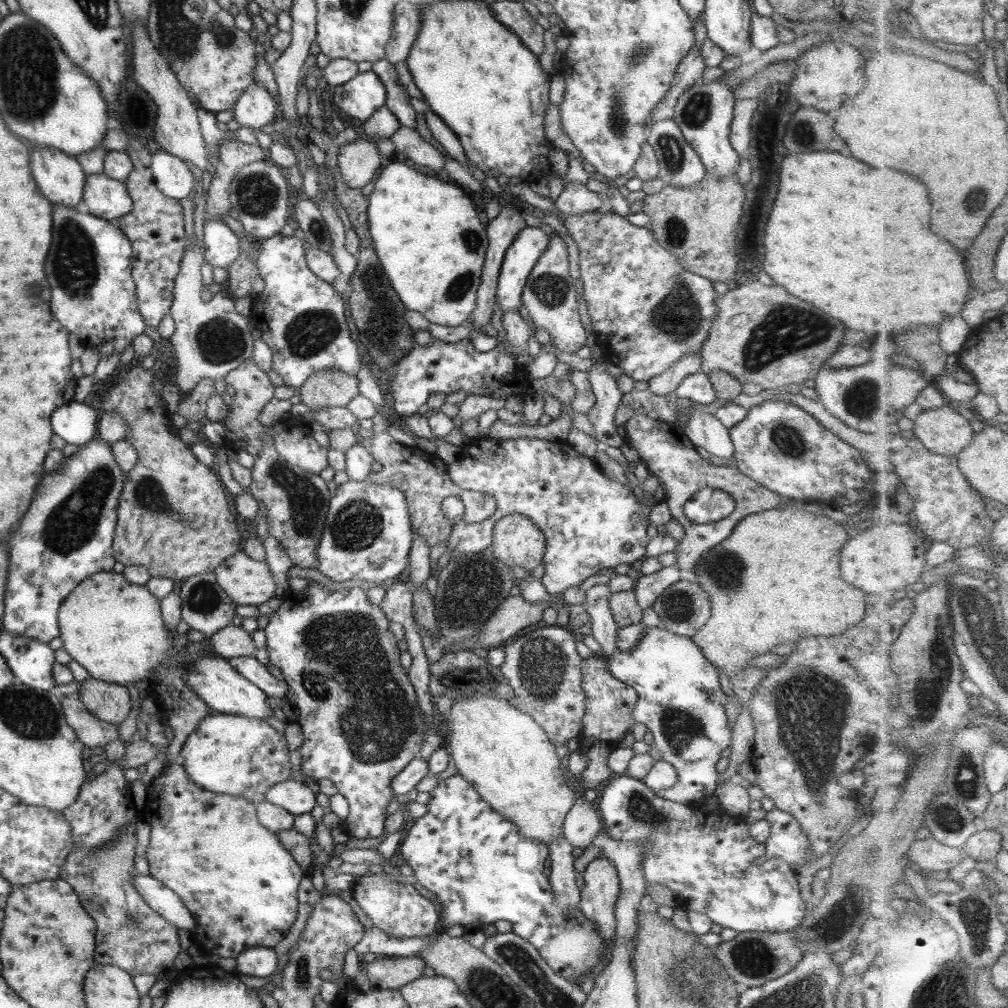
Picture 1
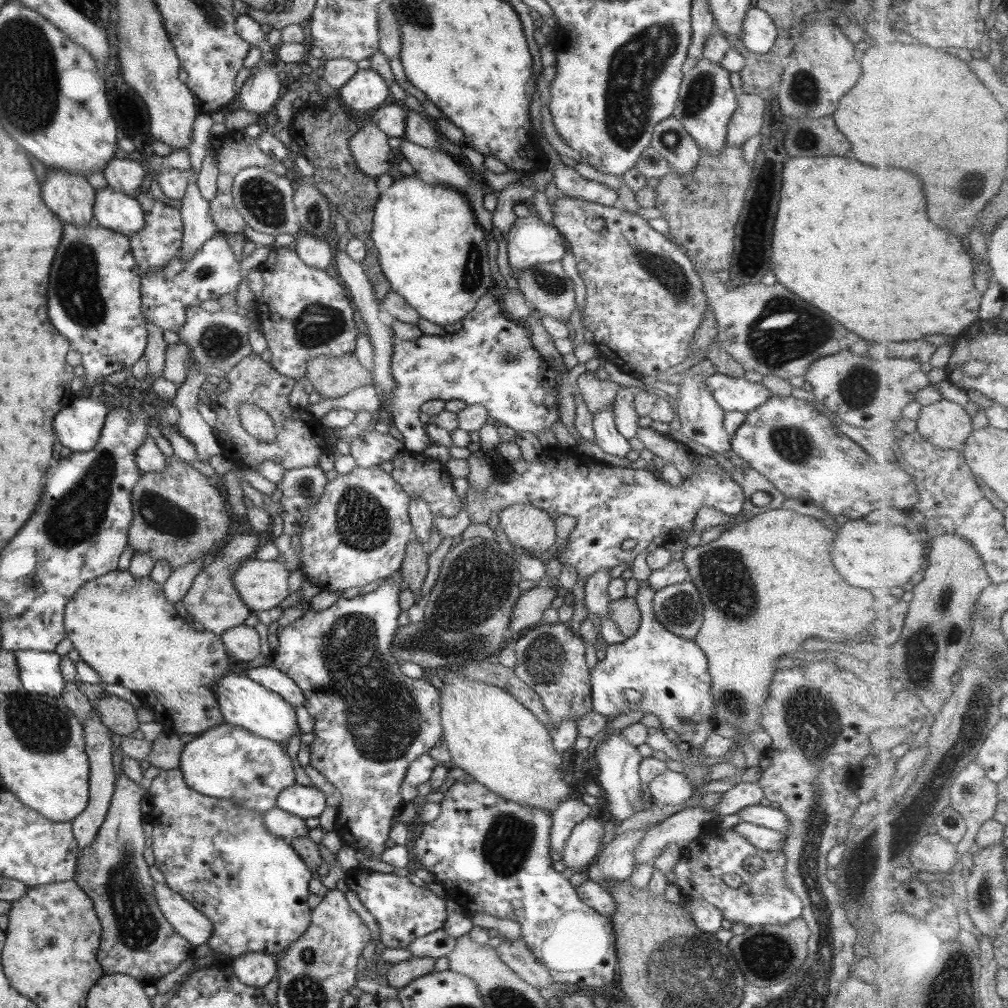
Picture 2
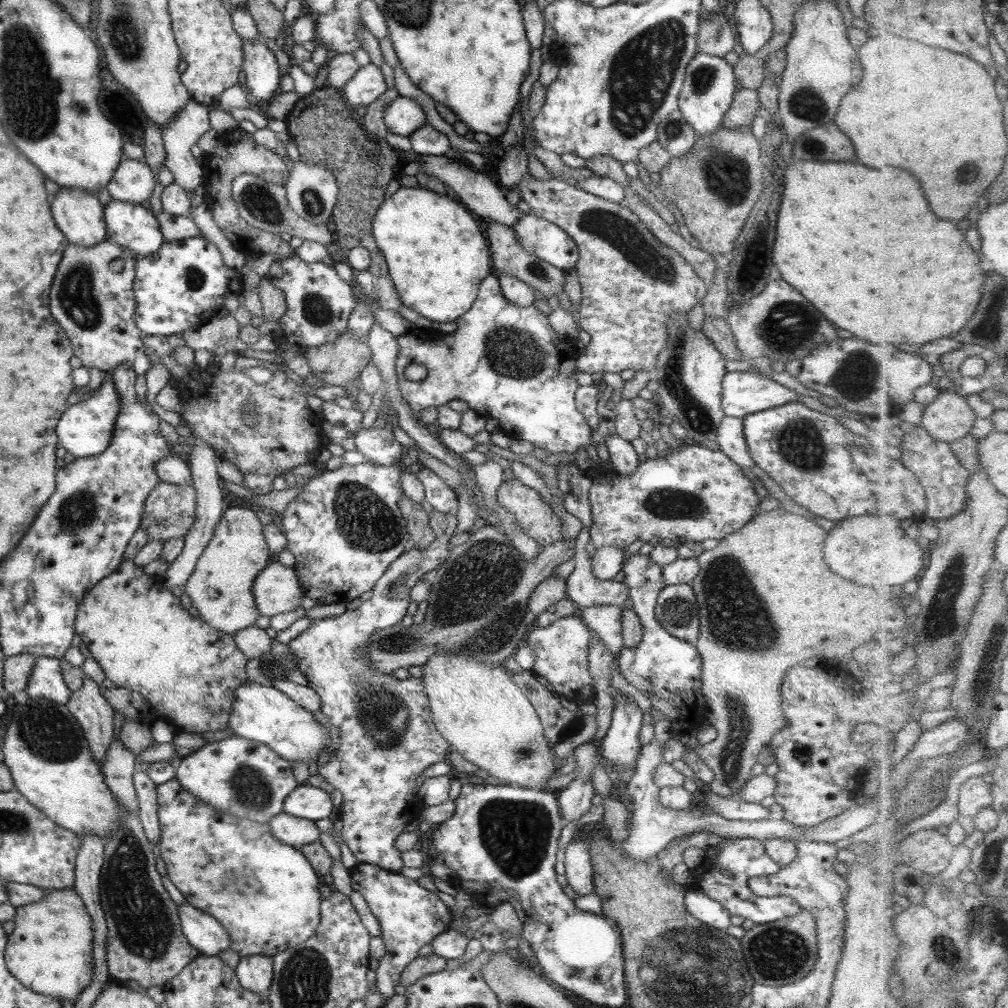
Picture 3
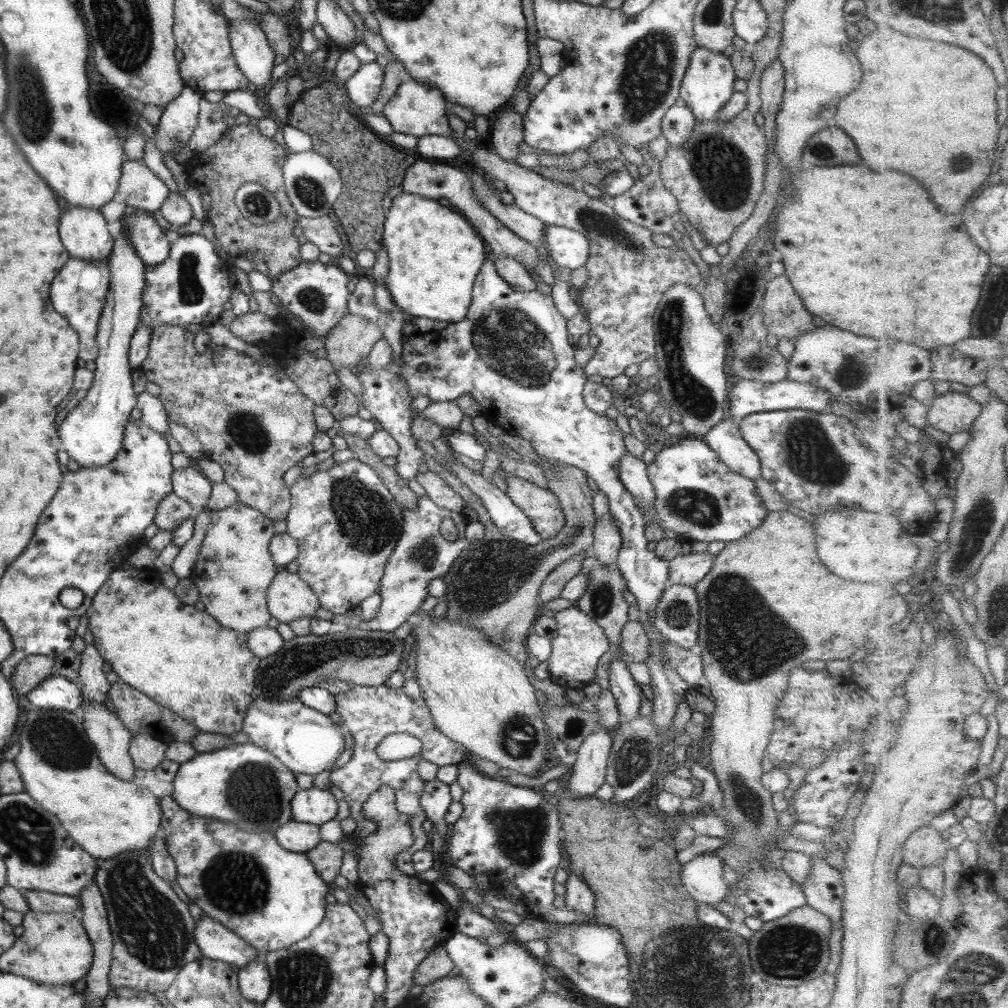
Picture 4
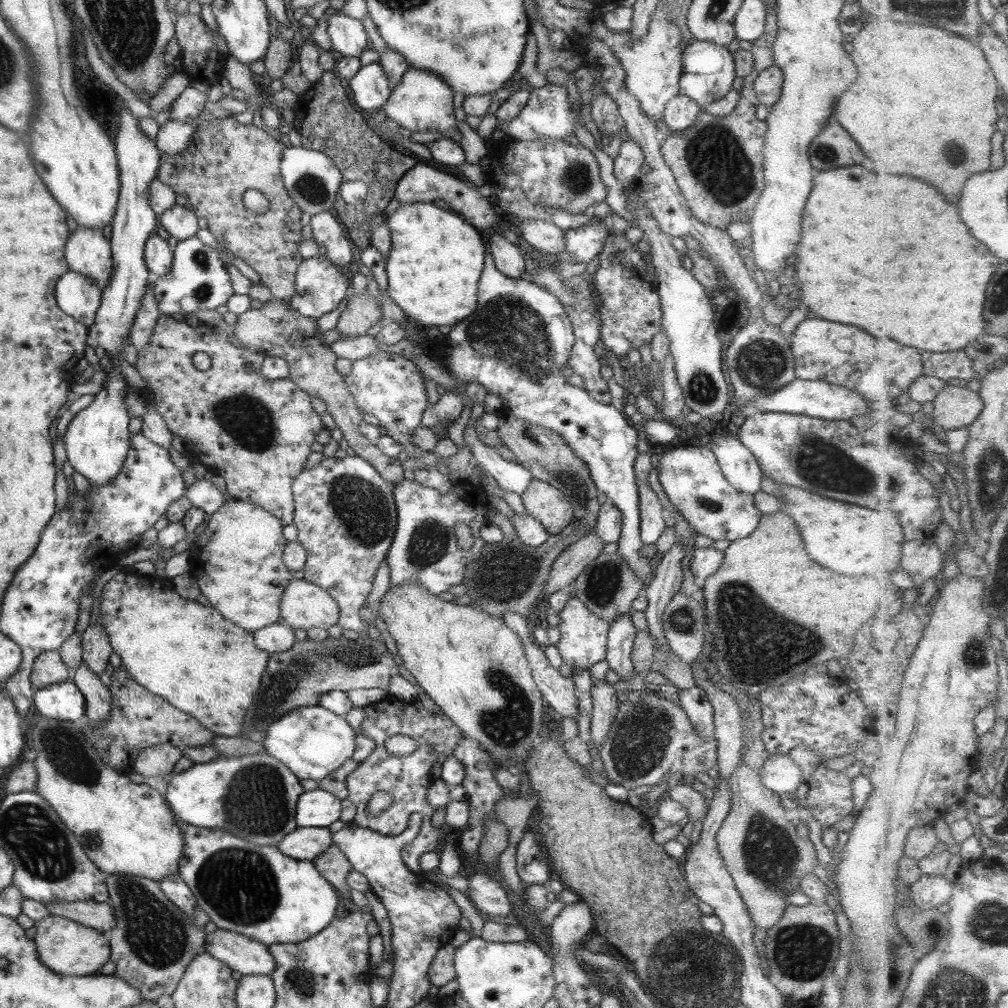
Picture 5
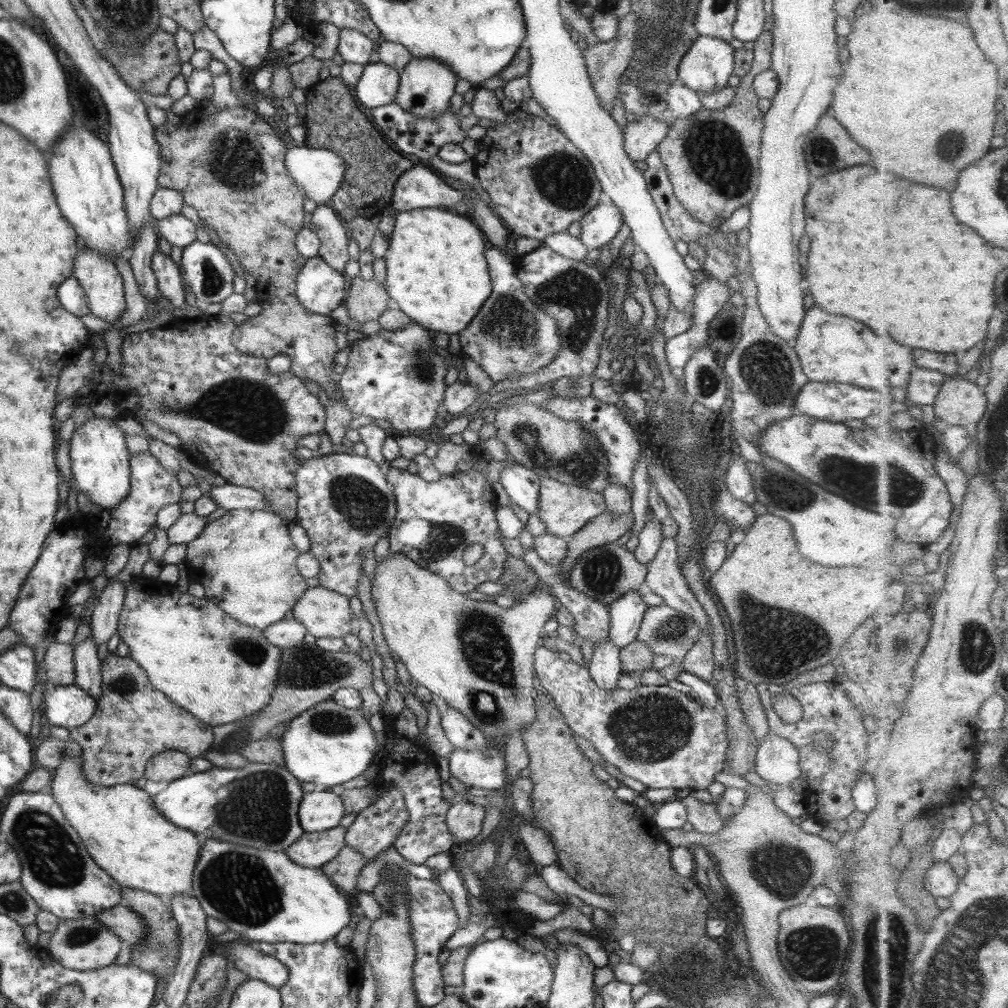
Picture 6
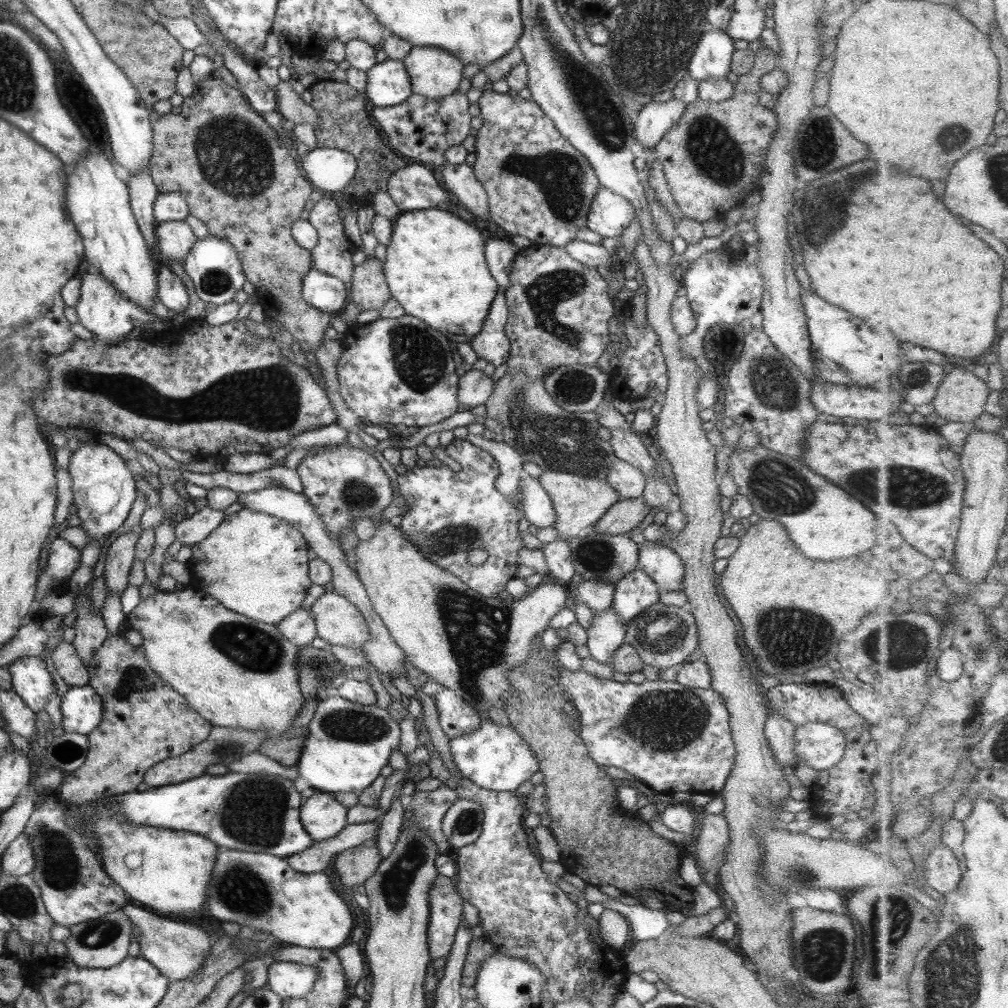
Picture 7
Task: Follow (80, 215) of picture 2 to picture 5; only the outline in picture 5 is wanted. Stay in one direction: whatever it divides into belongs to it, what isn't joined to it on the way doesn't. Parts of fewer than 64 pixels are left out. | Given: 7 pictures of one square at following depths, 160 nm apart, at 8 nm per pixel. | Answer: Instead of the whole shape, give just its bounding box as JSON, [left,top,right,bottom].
[65,227,112,290]

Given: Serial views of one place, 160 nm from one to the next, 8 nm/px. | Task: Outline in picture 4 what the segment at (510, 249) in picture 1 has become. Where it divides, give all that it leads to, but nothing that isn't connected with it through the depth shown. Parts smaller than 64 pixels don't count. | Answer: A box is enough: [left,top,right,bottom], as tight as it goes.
[542,225,588,271]

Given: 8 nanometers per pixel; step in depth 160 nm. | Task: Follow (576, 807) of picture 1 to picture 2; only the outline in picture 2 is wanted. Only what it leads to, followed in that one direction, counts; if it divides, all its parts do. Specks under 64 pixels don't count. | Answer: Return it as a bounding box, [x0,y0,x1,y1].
[561,814,603,872]

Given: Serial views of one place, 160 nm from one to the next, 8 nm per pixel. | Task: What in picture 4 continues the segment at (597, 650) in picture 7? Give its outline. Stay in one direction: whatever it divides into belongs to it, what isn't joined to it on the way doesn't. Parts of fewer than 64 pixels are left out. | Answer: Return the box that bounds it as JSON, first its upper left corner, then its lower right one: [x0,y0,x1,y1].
[564,728,611,795]

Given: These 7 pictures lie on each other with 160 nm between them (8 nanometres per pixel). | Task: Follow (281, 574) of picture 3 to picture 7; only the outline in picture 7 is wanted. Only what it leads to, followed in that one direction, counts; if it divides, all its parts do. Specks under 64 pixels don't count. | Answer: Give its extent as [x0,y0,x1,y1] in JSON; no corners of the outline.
[308,591,369,650]

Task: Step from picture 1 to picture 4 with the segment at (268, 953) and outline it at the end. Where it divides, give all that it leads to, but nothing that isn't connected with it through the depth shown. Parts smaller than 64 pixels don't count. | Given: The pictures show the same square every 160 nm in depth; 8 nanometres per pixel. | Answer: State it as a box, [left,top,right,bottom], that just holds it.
[236,957,271,1006]

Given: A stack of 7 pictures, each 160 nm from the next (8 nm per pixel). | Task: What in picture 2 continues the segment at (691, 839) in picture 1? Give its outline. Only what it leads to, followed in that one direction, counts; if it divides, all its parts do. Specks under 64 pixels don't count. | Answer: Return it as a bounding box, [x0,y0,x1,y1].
[593,733,802,927]

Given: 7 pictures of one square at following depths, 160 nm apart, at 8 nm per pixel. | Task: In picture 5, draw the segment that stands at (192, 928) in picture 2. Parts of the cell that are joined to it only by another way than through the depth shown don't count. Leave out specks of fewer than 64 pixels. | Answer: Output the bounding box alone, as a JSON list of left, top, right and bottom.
[203,928,274,975]

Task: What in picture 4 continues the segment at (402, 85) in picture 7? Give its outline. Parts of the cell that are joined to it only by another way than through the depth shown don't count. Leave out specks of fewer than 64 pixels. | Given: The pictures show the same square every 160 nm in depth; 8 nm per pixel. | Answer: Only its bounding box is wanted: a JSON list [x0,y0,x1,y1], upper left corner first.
[340,61,383,108]

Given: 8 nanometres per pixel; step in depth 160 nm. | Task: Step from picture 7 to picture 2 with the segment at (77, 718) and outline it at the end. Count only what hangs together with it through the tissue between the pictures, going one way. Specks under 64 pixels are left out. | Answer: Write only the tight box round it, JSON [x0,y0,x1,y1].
[13,650,65,697]

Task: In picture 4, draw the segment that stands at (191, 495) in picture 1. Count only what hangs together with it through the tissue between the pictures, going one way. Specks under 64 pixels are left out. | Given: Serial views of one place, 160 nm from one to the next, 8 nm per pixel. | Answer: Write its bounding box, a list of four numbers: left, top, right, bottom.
[153,491,194,532]

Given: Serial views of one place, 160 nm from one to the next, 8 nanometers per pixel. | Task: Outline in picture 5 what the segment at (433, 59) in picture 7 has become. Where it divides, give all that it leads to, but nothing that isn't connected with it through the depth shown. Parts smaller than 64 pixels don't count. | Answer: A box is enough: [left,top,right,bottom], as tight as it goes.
[381,69,460,144]

